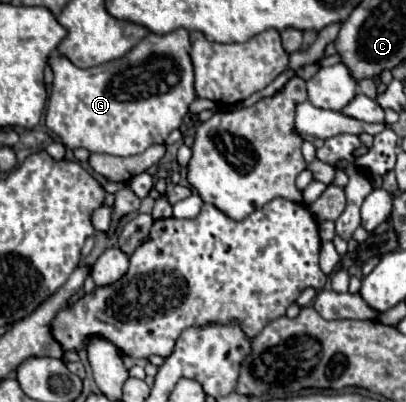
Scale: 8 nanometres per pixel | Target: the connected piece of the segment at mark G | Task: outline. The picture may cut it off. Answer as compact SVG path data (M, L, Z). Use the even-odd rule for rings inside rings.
M185 28L169 34L149 34L143 42L123 58L93 68L77 68L71 60L61 54L49 56L55 80L51 86L47 126L63 140L69 148L87 148L89 152L107 152L115 156L133 156L145 152L149 146L163 144L165 138L181 126L187 106L195 100L193 90L193 66L189 58L189 32Z

